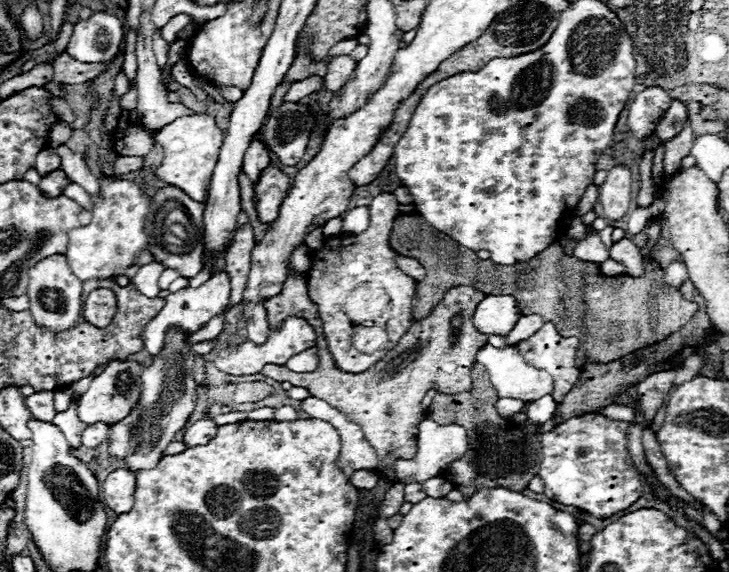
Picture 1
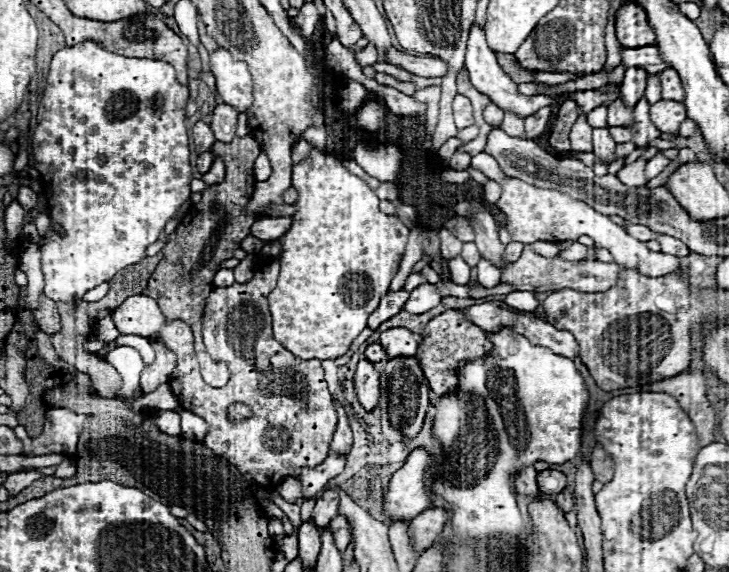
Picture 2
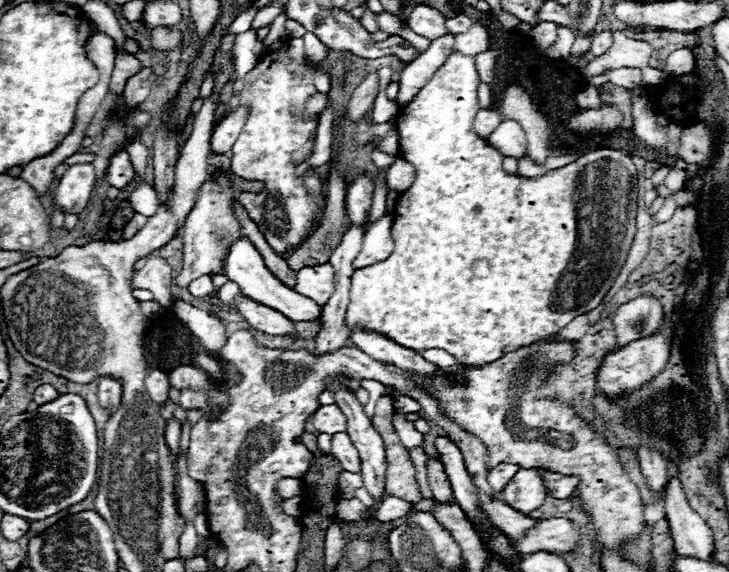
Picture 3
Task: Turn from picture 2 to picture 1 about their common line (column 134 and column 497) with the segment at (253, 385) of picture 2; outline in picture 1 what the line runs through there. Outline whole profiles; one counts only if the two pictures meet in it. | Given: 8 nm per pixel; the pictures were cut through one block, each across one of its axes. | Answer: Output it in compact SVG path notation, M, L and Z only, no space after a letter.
M488 295L474 312L474 324L484 334L508 336L520 318L518 302L510 295Z

